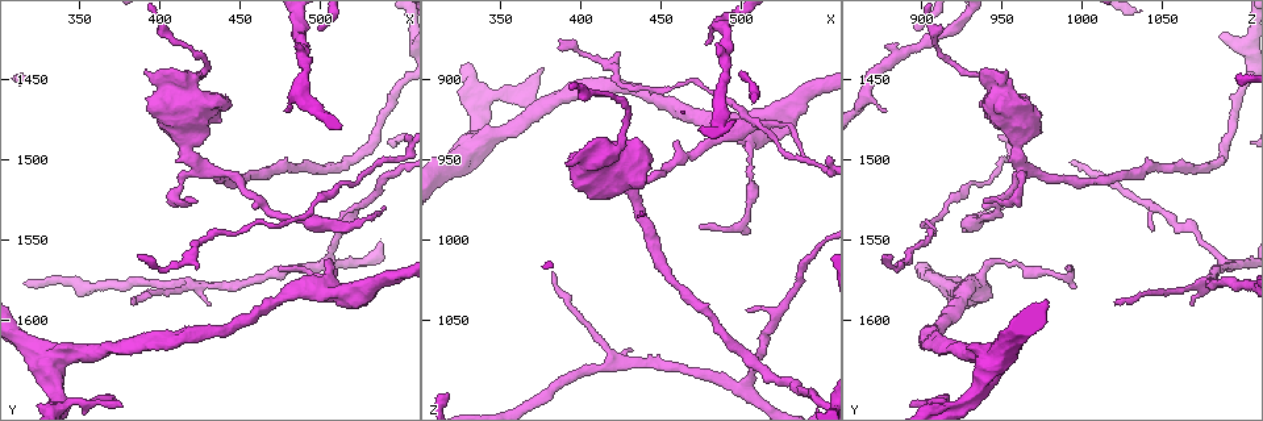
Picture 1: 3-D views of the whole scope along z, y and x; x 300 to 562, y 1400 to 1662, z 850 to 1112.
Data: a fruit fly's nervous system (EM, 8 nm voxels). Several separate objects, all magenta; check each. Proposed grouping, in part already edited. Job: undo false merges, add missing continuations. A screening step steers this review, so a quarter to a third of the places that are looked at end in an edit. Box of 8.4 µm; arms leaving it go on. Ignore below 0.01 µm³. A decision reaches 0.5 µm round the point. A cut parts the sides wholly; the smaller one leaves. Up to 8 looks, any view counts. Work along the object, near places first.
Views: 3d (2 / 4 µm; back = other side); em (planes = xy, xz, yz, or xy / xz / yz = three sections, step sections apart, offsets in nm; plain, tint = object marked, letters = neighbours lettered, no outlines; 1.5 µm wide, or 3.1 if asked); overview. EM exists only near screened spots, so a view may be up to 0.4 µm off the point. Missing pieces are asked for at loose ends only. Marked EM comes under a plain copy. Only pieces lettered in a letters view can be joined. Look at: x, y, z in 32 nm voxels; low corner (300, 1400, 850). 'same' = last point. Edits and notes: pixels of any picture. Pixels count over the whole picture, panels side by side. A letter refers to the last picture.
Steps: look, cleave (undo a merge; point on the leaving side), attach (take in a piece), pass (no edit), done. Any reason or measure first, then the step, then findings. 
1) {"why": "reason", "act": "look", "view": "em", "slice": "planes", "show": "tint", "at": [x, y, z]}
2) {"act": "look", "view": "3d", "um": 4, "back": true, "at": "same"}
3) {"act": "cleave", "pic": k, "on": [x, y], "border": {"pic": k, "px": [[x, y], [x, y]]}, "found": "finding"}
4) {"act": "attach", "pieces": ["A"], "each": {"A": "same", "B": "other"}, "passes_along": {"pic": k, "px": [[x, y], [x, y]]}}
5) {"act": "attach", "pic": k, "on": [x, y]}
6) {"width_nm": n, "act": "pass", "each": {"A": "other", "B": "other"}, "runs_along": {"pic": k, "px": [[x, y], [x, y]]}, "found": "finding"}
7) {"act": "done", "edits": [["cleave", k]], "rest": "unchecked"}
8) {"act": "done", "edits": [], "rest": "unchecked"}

{"act": "look", "view": "3d", "um": 4, "at": [504, 1544, 1044]}

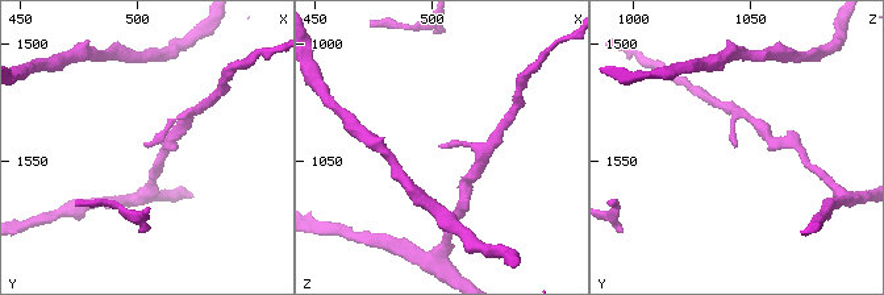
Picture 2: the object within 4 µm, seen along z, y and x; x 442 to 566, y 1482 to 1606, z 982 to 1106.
{"why": "shape alone is not enough", "act": "look", "view": "em", "slice": "planes", "show": "letters", "at": [503, 1543, 1044]}

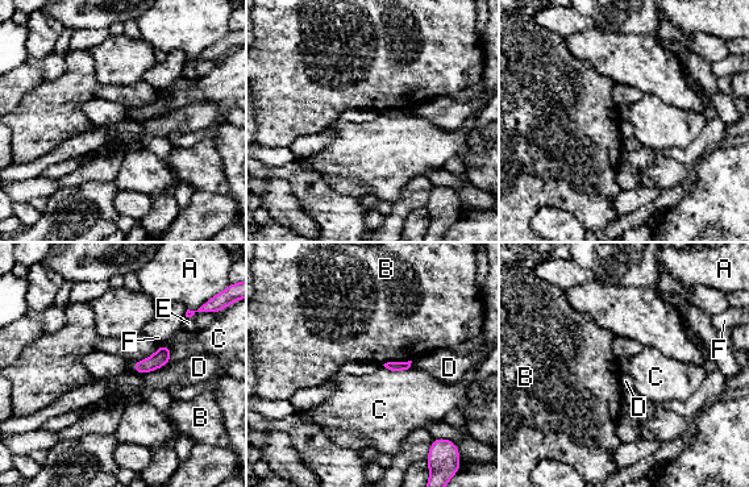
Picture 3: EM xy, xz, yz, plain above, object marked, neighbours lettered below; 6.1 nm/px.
{"act": "pass", "each": {"A": "other", "B": "other", "C": "other", "D": "other", "E": "other", "F": "other"}, "found": "no lettered piece goes on from it"}

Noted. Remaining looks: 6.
{"why": "sudden change in width", "act": "look", "view": "3d", "um": 2, "at": [514, 1542, 928]}

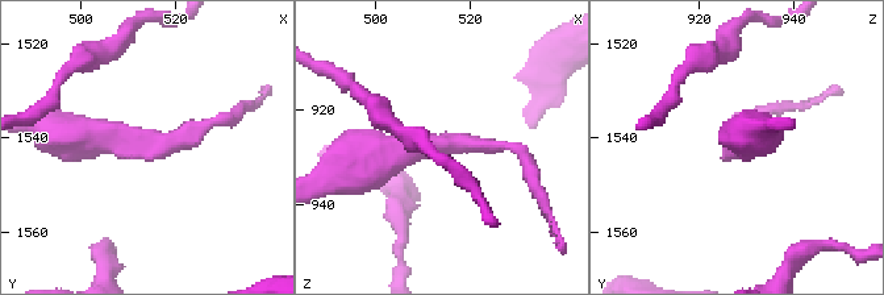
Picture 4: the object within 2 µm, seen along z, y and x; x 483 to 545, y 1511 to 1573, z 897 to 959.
{"why": "now the EM", "act": "look", "view": "em", "slice": "planes", "show": "tint", "at": [512, 1540, 927]}

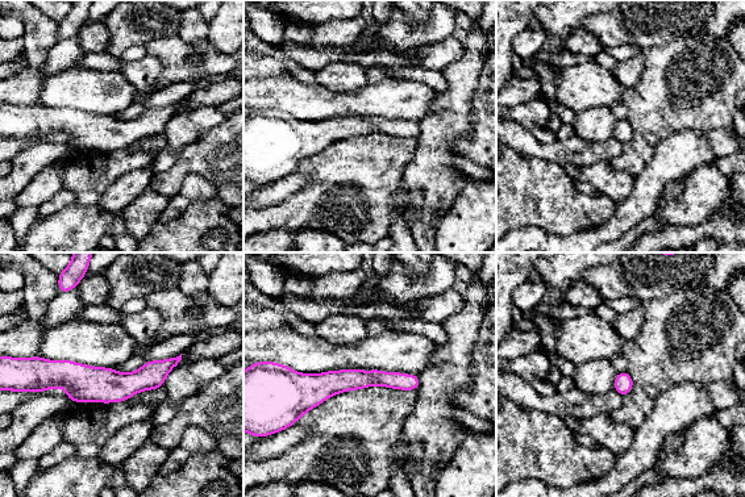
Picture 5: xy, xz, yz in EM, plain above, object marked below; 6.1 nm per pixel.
{"why": "what lies round it", "act": "look", "view": "em", "slice": "planes", "show": "letters", "at": "same"}

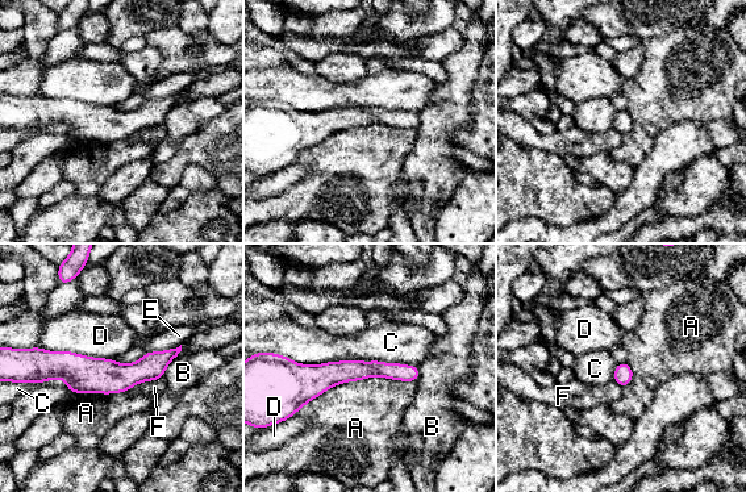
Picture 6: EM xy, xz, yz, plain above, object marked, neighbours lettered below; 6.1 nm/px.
{"act": "pass", "each": {"A": "other", "B": "other", "C": "other", "D": "other", "E": "other", "F": "other"}, "runs_along": {"pic": 6, "px": [[171, 355], [137, 372], [15, 363]]}, "found": "all the same cell"}

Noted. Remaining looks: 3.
{"why": "tapers out", "act": "look", "view": "3d", "um": 4, "at": [430, 1592, 1070]}

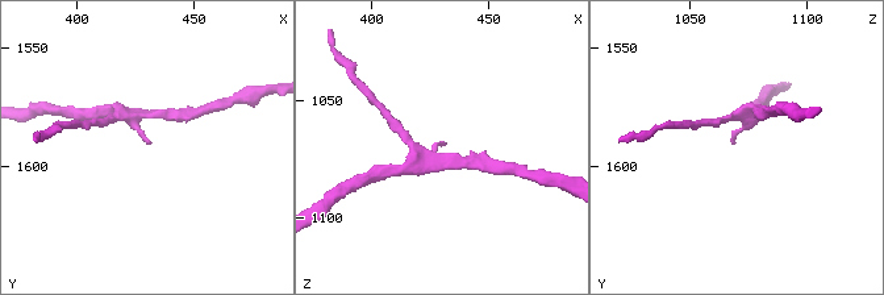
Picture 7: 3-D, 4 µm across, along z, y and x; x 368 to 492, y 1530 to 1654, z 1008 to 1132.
{"act": "look", "view": "em", "slice": "xy", "step": 4, "show": "tint", "at": [431, 1589, 1071]}

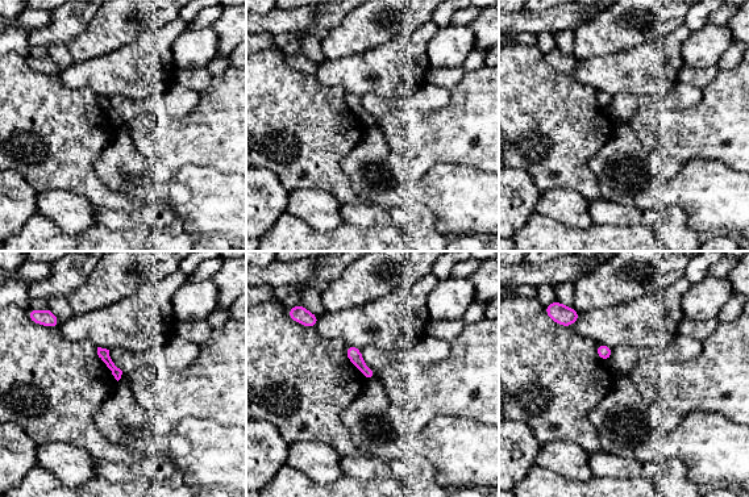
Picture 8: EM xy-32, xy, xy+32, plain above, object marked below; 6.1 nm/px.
{"why": "another direction", "act": "look", "view": "em", "slice": "planes", "show": "letters", "at": "same"}

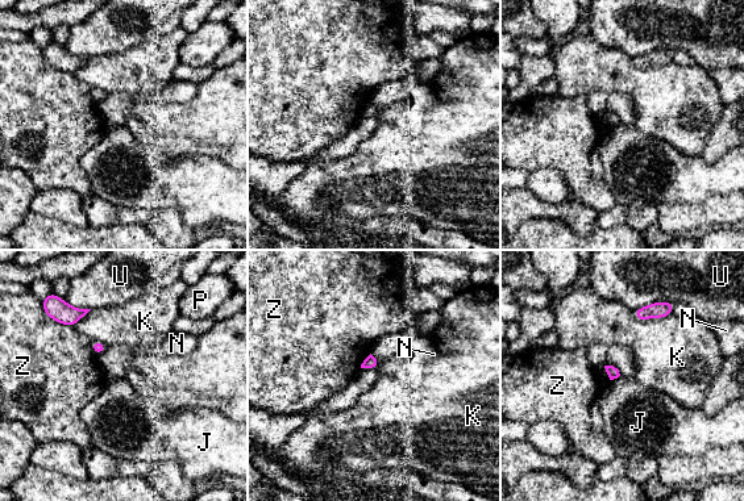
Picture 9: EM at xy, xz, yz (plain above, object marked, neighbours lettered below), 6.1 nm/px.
{"act": "pass", "each": {"J": "other", "K": "other", "N": "other", "P": "other", "U": "other", "Z": "other"}, "found": "no lettered piece goes on from it"}

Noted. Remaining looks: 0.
{"act": "done", "edits": [], "rest": "unchecked"}

